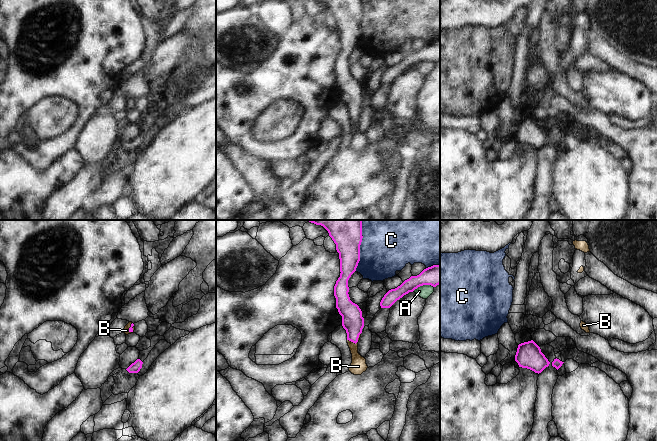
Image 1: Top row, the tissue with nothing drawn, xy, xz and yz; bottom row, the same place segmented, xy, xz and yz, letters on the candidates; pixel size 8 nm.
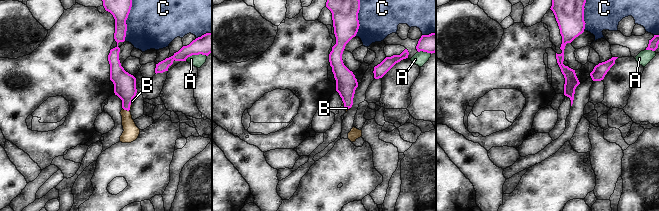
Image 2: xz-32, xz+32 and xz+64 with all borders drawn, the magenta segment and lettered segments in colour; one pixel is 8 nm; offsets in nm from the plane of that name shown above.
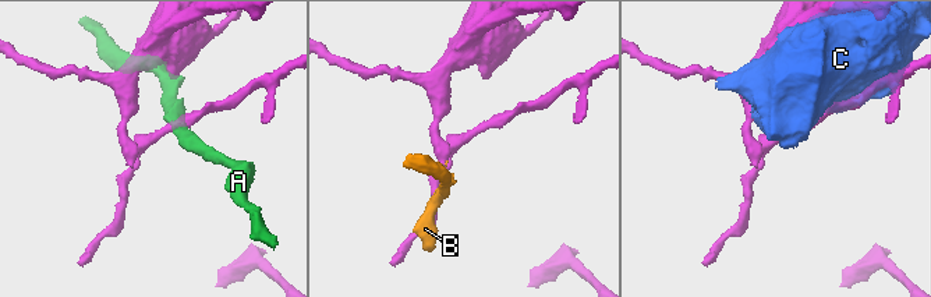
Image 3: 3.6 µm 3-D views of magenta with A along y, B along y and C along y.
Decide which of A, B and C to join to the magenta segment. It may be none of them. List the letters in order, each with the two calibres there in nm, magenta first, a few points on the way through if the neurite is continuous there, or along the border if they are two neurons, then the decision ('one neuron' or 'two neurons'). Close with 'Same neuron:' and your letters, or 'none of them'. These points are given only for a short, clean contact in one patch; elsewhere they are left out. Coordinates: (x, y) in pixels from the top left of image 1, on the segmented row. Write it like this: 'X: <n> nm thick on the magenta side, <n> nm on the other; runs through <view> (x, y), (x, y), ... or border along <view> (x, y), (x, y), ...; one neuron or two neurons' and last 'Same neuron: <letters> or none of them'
A: 160 nm thick on the magenta side, 100 nm on the other; border along xz (433, 286), (420, 285), (413, 290); two neurons
B: 180 nm thick on the magenta side, 120 nm on the other; runs through xz (352, 321), (356, 342), (355, 356), (358, 366); one neuron
C: 300 nm thick on the magenta side, 440 nm on the other; two neurons
Same neuron: B

